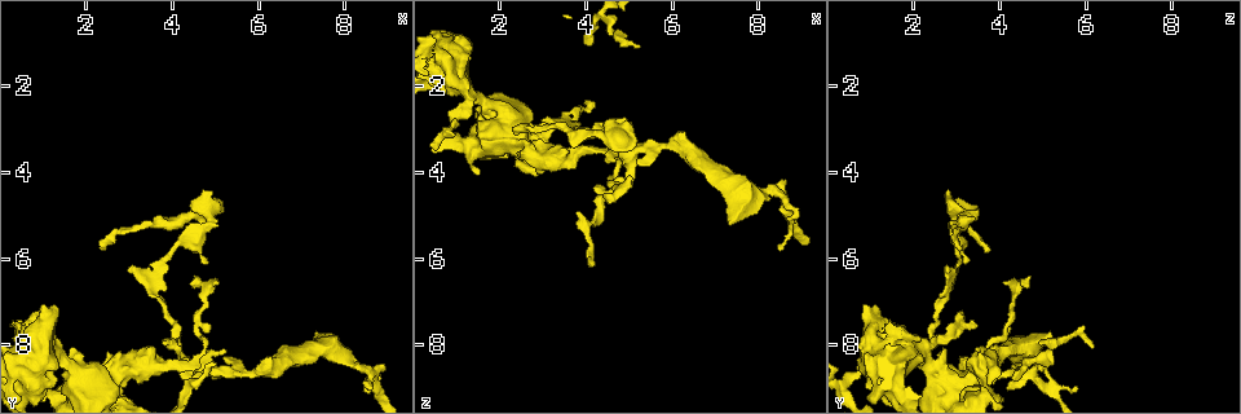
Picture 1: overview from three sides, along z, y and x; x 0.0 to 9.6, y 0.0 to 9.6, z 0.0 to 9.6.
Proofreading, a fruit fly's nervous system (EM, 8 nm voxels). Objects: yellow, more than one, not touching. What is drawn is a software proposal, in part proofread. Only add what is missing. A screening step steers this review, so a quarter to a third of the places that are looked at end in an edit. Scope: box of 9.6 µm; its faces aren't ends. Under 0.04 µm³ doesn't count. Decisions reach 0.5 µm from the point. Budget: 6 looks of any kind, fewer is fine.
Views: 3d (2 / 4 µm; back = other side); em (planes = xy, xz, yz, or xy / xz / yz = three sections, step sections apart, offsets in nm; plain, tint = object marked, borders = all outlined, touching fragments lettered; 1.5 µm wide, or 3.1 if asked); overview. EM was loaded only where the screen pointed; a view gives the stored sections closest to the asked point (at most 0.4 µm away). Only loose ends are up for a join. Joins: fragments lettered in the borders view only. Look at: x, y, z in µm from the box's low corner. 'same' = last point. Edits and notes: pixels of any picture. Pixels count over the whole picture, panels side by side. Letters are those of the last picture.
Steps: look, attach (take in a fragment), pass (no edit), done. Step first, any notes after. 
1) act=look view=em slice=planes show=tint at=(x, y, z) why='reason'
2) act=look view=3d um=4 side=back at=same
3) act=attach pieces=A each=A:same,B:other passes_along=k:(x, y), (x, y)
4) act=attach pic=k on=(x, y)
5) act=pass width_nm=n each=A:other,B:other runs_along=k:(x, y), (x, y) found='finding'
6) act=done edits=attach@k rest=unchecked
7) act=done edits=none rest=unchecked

act=look view=3d um=2 at=(8.50, 8.95, 5.85) why='branch stops here'

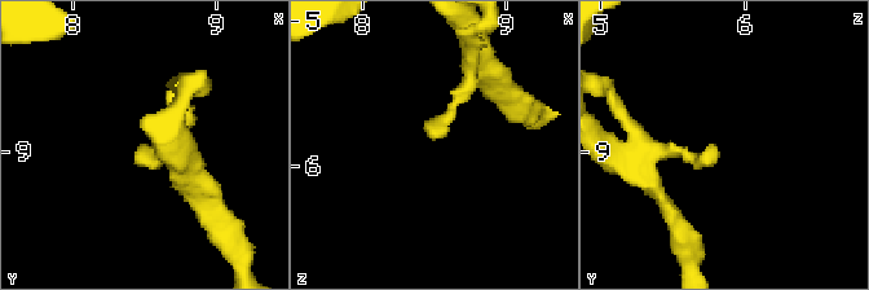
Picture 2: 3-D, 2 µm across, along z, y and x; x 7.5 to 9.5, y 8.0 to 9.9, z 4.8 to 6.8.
act=look view=em slice=xy step=4 show=borders at=(8.48, 8.94, 5.78) why='now the EM'

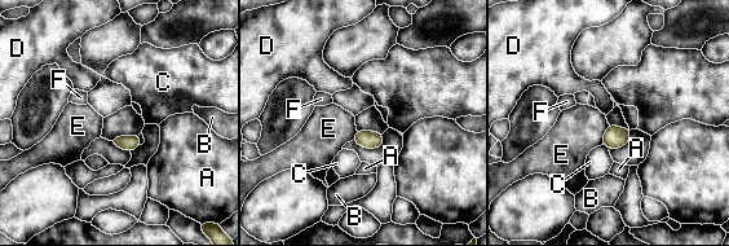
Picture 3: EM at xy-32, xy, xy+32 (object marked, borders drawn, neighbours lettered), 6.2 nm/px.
act=look view=em slice=planes show=borders at=same why='another direction'

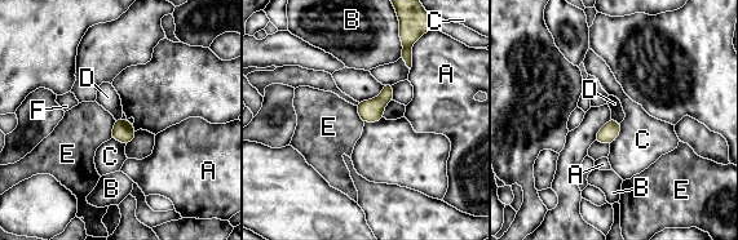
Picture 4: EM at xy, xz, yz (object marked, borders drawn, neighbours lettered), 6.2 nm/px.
act=pass each=A:other,B:other,C:other,D:other,E:other,F:other border=4:(611, 118), (619, 123) found='none of them fits'

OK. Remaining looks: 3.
act=look view=em slice=xz step=4 show=tint at=(4.00, 7.80, 2.40) why='thin end'

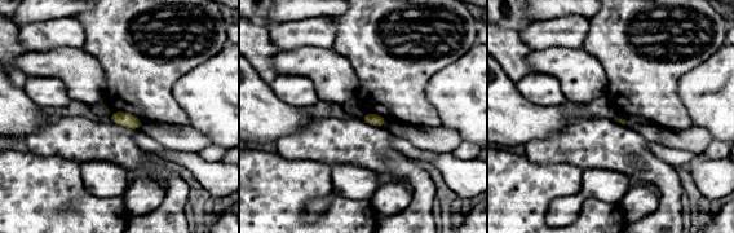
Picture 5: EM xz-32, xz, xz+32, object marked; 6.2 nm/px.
act=look view=em slice=planes show=borders at=same why='another direction'

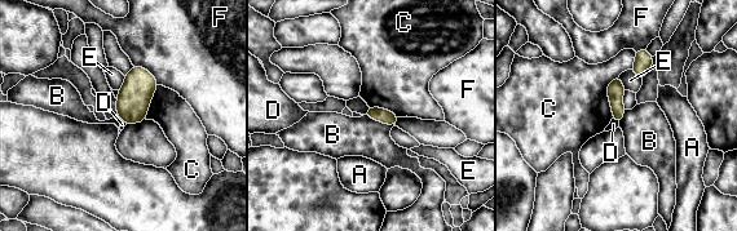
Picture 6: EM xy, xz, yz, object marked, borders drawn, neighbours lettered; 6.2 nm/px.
act=pass each=A:other,B:other,C:other,D:other,E:other,F:other border=6:(365, 114), (384, 124), (393, 125) found='none of them fits'

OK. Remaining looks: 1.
act=done edits=none rest=unchecked

